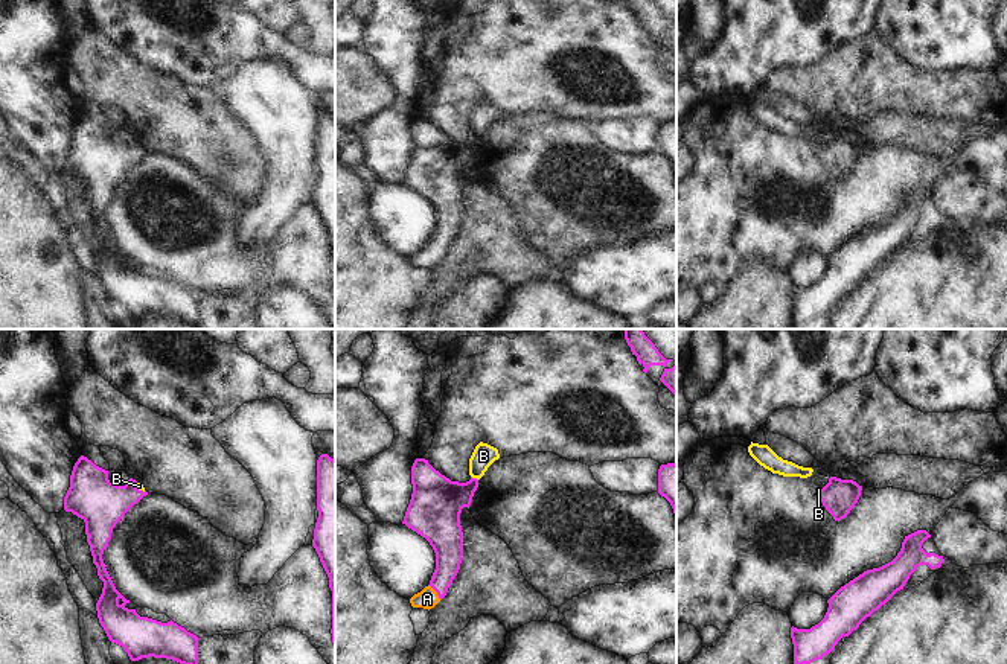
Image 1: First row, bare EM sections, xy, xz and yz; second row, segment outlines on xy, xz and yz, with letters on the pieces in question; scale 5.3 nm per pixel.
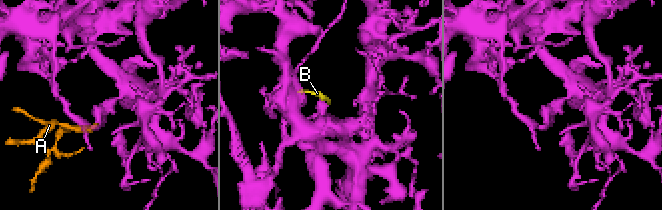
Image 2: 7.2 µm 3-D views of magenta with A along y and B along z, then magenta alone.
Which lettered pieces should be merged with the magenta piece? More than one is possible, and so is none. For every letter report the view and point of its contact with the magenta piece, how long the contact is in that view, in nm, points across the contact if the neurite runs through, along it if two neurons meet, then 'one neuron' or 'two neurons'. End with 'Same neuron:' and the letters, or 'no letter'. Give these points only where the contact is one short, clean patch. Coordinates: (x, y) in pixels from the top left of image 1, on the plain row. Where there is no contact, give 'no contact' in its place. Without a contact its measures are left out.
A: meets magenta in xz at (436, 250); contact 100 nm long; runs through xz (448, 204), (447, 229), (436, 250), (427, 258); one neuron
B: meets magenta in xz at (474, 137); contact 50 nm long; runs through xz (436, 162), (459, 154), (474, 137), (483, 114); one neuron
Same neuron: A, B

